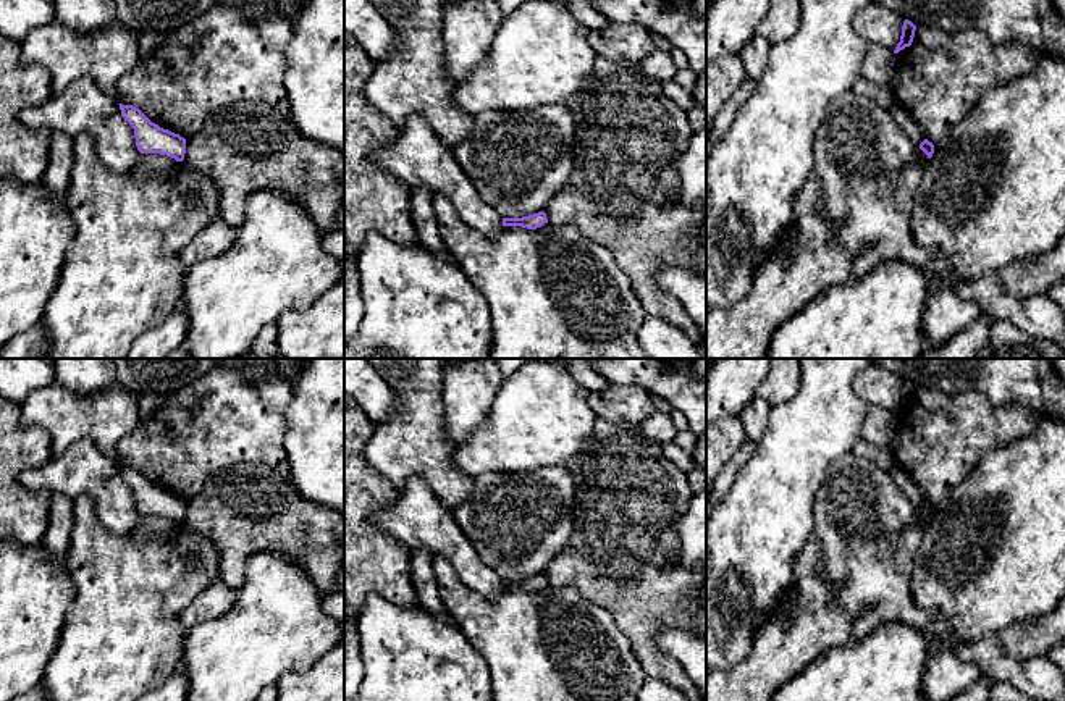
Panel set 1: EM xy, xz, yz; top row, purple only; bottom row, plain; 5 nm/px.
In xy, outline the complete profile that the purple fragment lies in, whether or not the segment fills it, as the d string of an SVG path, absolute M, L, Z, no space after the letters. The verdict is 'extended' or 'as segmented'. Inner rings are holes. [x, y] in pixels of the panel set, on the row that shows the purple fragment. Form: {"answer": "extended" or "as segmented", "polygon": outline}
{"answer": "as segmented", "polygon": "M120 103L121 116L134 129L136 147L141 153L160 153L184 160L186 139L152 123L139 108Z"}

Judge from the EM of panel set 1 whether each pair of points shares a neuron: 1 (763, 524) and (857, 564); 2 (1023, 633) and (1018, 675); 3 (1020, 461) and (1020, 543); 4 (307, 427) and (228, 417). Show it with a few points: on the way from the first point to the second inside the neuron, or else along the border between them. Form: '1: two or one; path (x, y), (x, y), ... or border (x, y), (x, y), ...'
1: two; border (816, 496), (812, 533)
2: two; border (994, 637), (1017, 659), (1046, 656)
3: one; path (1020, 482), (1020, 522)
4: two; border (291, 388), (285, 412), (288, 464)

